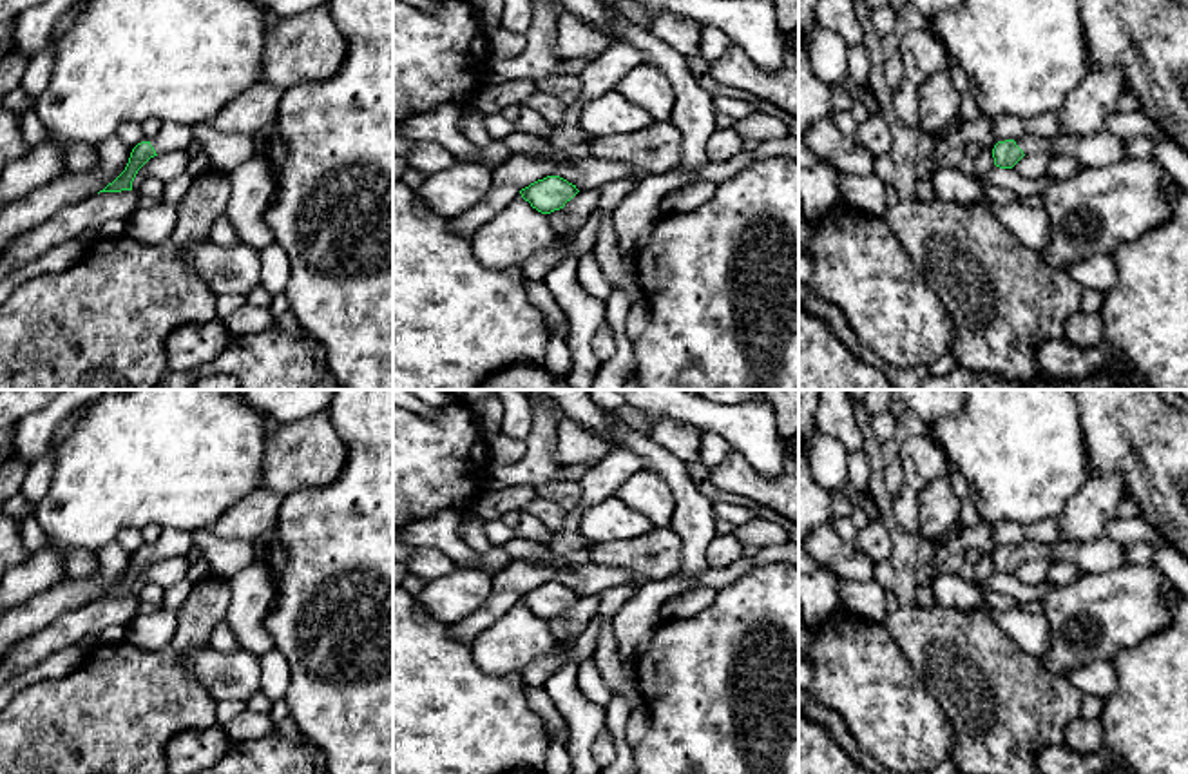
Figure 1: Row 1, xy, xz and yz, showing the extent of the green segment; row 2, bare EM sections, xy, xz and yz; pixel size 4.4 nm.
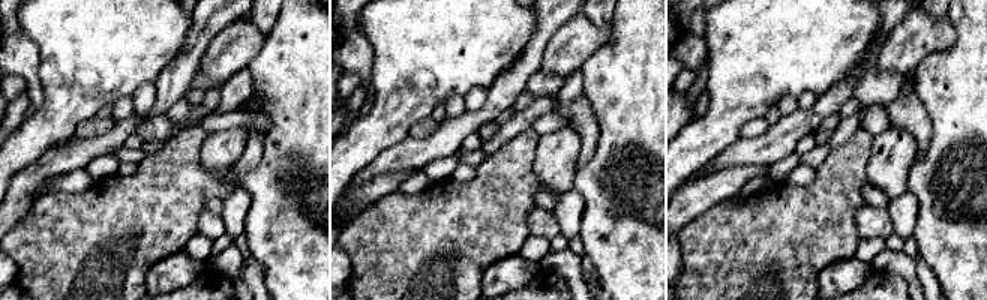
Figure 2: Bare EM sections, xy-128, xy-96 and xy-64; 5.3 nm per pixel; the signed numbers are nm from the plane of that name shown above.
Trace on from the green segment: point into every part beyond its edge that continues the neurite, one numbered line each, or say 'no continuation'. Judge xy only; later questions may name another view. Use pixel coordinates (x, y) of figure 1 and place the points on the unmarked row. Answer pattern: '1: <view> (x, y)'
1: xy (172, 542)

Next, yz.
1: yz (1100, 555)

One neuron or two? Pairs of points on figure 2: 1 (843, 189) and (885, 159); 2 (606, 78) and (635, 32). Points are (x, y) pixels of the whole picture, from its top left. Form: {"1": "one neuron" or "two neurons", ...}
{"1": "two neurons", "2": "one neuron"}

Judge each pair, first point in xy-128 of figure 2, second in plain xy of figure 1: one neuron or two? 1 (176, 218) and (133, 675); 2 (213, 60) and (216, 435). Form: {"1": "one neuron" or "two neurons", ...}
{"1": "one neuron", "2": "two neurons"}

